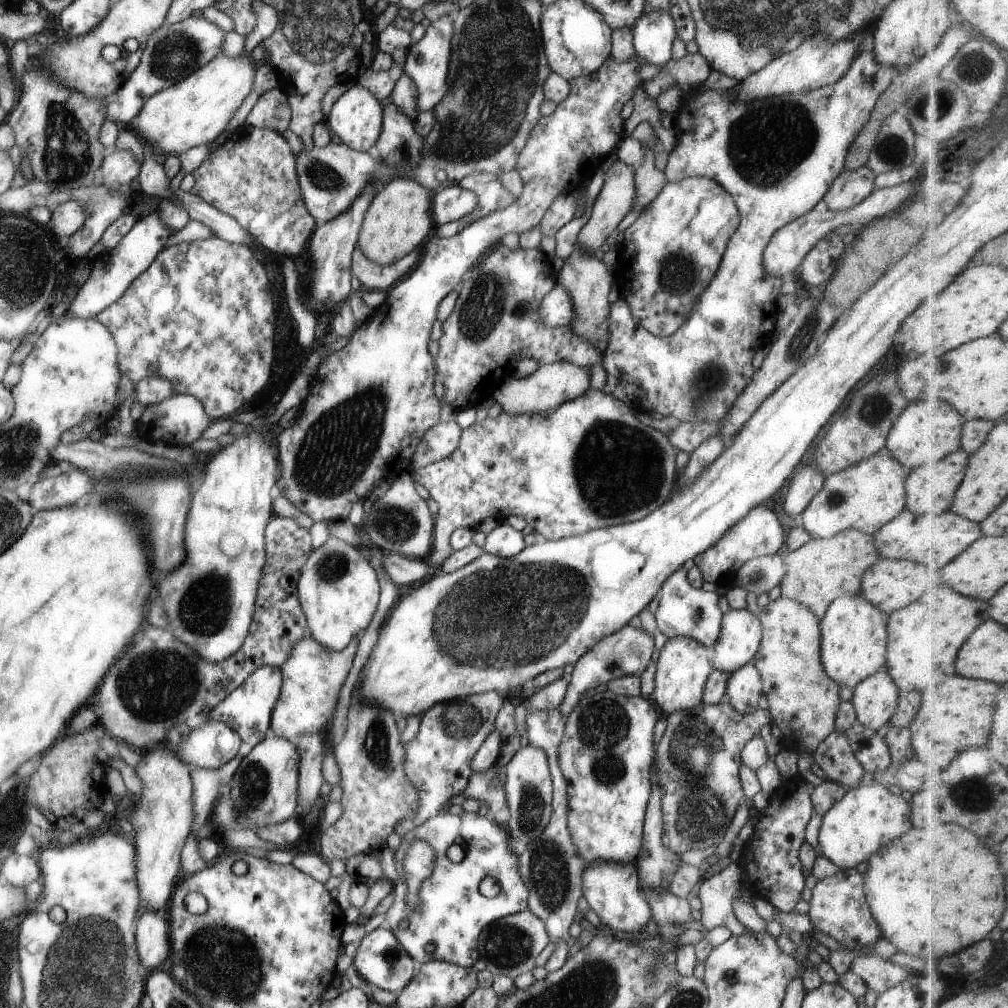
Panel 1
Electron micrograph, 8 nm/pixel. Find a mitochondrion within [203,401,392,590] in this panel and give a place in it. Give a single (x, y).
(333, 566)

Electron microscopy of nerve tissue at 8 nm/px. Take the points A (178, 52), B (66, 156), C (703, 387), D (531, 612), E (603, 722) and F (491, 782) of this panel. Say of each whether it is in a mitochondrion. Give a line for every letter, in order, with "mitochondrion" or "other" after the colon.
A: mitochondrion
B: mitochondrion
C: mitochondrion
D: mitochondrion
E: mitochondrion
F: mitochondrion

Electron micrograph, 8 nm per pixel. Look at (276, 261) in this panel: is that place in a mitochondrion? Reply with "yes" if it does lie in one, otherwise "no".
no

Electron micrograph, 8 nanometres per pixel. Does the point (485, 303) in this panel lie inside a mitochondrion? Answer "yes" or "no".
yes

